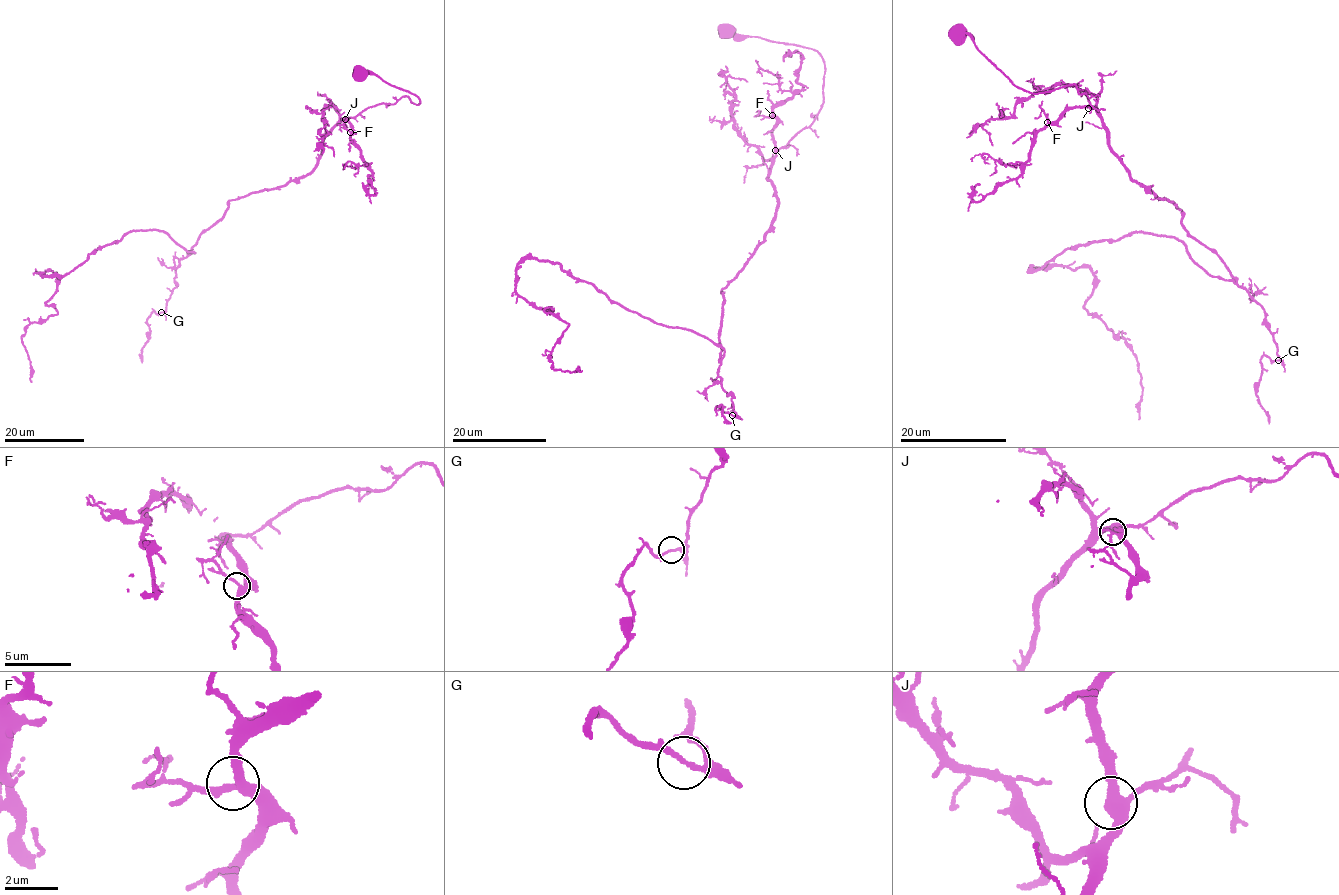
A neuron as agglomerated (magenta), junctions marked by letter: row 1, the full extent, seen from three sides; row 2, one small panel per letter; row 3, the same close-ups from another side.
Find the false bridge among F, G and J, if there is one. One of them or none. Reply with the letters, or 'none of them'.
none of them

